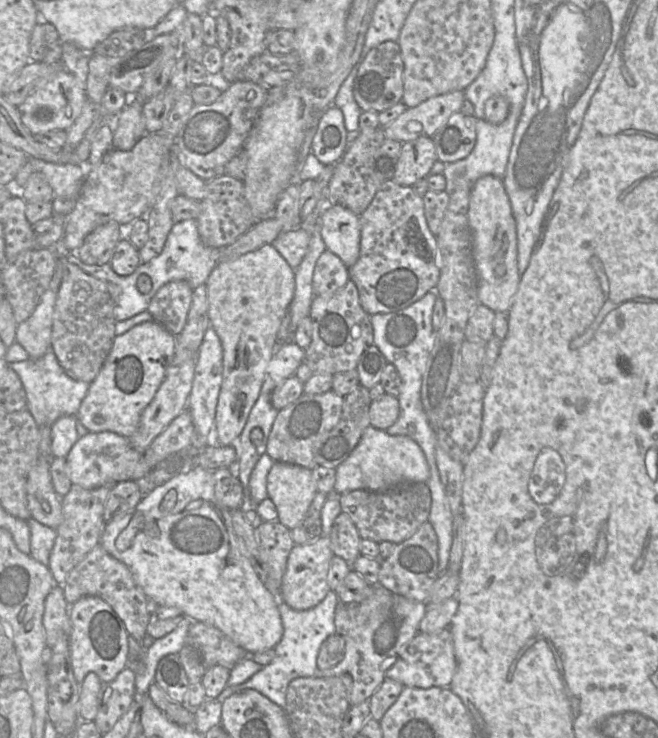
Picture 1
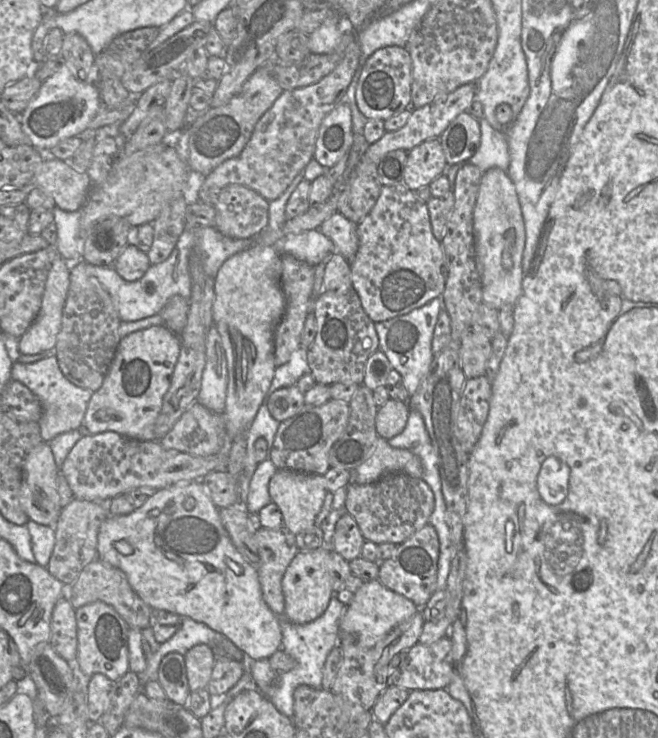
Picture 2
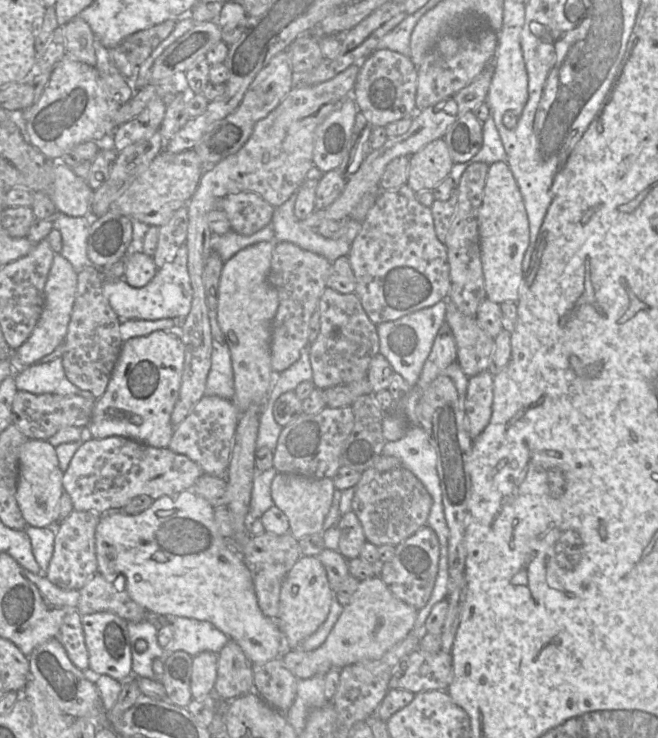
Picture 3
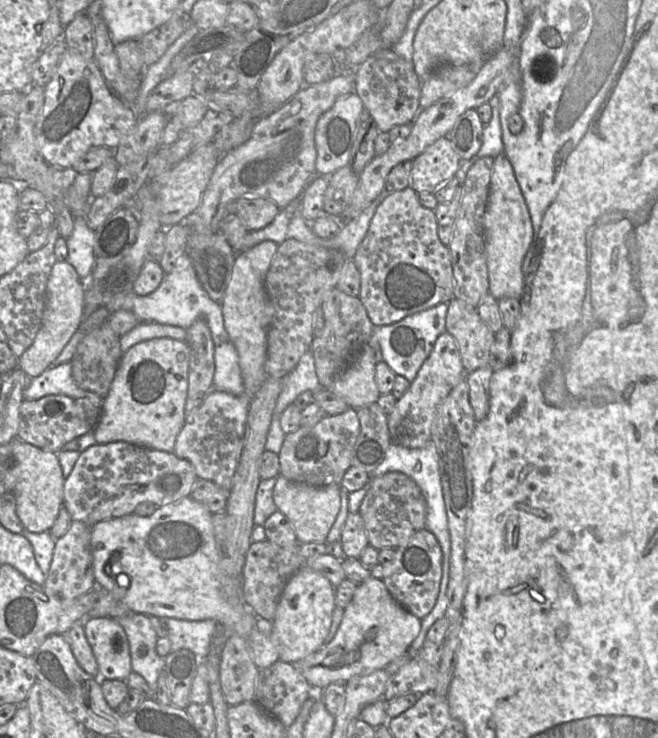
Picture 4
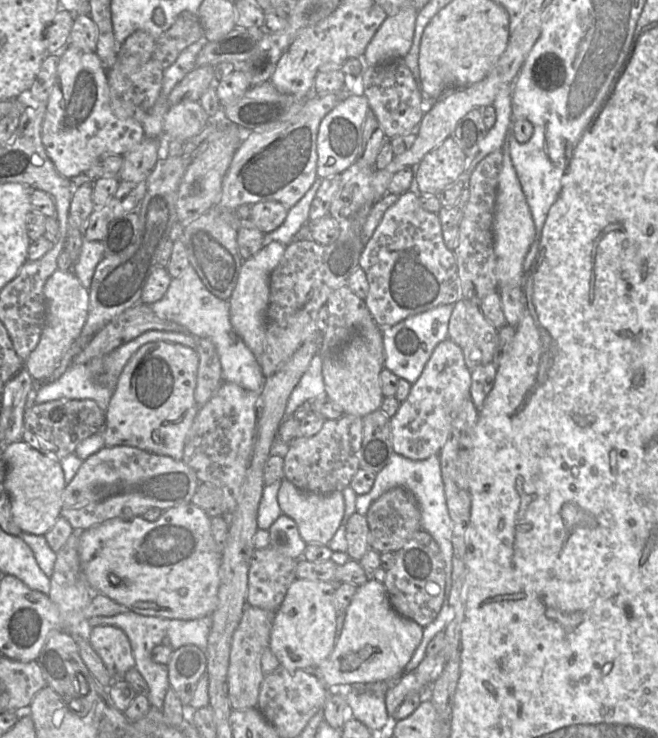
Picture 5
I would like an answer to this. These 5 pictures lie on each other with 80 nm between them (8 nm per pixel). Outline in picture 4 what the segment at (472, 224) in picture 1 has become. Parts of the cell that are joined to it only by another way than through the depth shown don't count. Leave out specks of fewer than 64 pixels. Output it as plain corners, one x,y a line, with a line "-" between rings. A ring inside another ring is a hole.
504,152
494,158
484,215
484,239
489,294
498,301
503,298
520,299
525,283
522,263
533,241
533,228
514,170

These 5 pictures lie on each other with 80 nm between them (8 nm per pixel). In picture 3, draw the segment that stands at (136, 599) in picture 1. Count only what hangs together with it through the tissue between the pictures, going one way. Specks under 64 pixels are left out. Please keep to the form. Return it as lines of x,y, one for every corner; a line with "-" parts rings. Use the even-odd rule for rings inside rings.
98,572
79,590
79,594
77,610
80,615
107,611
128,622
140,622
146,617
147,611
133,601
126,590
117,590
115,582
108,582

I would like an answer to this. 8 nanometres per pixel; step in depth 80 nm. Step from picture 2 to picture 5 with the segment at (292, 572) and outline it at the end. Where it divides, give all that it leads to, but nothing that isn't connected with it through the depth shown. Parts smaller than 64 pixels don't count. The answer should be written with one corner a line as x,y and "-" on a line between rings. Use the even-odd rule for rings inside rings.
296,578
273,615
270,649
289,671
312,670
333,651
336,643
337,609
335,585
331,582

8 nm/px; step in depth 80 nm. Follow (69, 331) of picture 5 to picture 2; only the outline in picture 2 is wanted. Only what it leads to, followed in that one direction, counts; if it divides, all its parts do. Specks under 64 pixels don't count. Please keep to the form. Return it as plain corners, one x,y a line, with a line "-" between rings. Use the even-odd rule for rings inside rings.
59,254
49,270
40,311
18,339
20,354
35,355
55,348
70,285
70,264

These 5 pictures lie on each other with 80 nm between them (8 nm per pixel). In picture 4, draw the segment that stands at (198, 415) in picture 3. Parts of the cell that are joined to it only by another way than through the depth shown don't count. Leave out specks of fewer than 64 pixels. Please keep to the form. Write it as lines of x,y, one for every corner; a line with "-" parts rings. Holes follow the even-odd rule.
213,390
188,417
175,442
174,454
178,458
188,460
193,465
198,478
210,480
228,492
231,489
232,480
242,454
250,402
251,397
246,394
233,395

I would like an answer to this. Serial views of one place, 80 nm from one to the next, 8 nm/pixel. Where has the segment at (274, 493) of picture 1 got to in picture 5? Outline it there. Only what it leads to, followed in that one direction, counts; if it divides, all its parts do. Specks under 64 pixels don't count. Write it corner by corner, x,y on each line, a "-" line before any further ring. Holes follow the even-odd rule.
286,478
281,480
277,500
282,514
293,519
301,538
307,544
327,545
341,525
345,512
342,492
335,491
329,494
306,492
297,488

